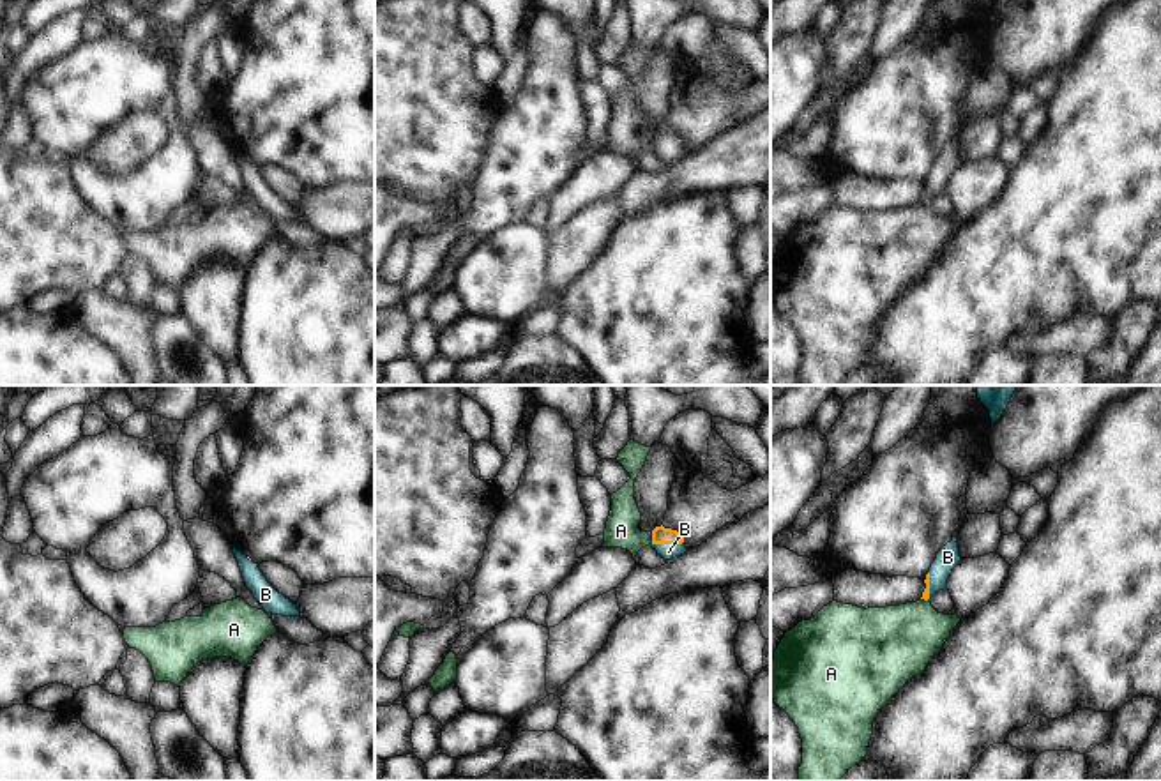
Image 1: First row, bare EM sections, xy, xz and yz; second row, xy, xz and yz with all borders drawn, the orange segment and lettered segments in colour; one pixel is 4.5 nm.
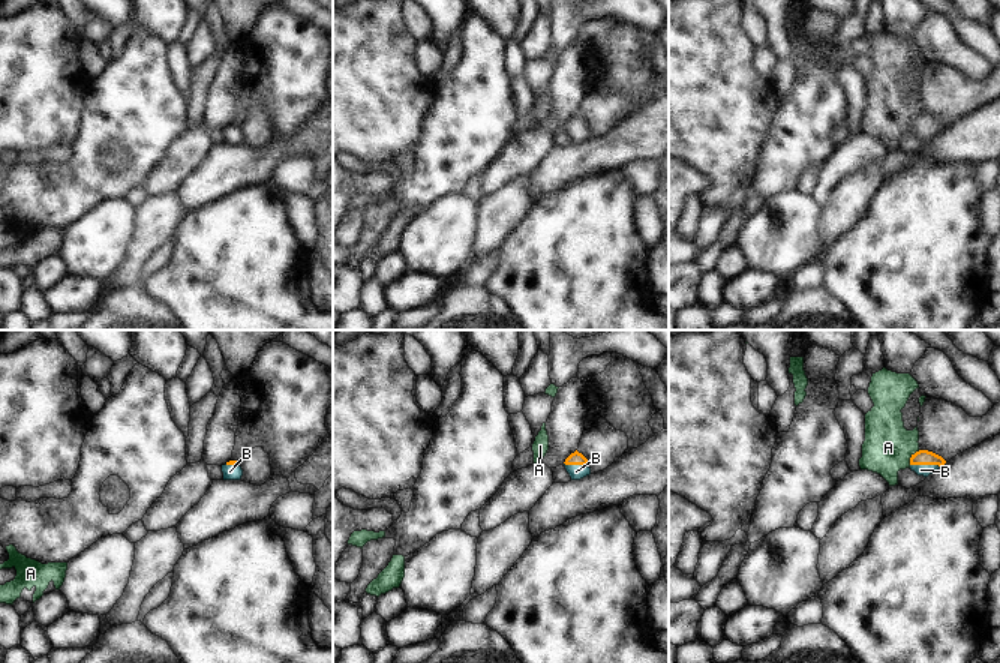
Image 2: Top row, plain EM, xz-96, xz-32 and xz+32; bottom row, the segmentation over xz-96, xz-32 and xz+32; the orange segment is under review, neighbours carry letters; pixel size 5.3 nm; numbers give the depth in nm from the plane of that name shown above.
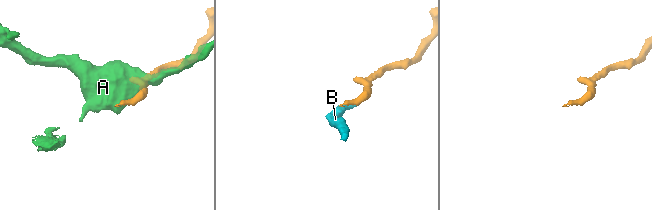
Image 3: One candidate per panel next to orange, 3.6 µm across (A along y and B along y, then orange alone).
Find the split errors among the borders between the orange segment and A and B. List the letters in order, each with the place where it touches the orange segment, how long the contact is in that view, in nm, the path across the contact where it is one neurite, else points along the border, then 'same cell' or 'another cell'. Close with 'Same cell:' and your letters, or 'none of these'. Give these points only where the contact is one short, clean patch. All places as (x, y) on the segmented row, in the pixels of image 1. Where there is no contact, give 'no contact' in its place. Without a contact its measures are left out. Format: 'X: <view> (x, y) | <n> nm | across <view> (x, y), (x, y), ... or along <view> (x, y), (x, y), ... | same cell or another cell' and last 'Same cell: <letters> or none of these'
A: xz (652, 538) | 60 nm | another cell
B: xz (667, 543) | 140 nm | across xz (660, 534), (667, 543), (668, 552) | same cell
Same cell: B

